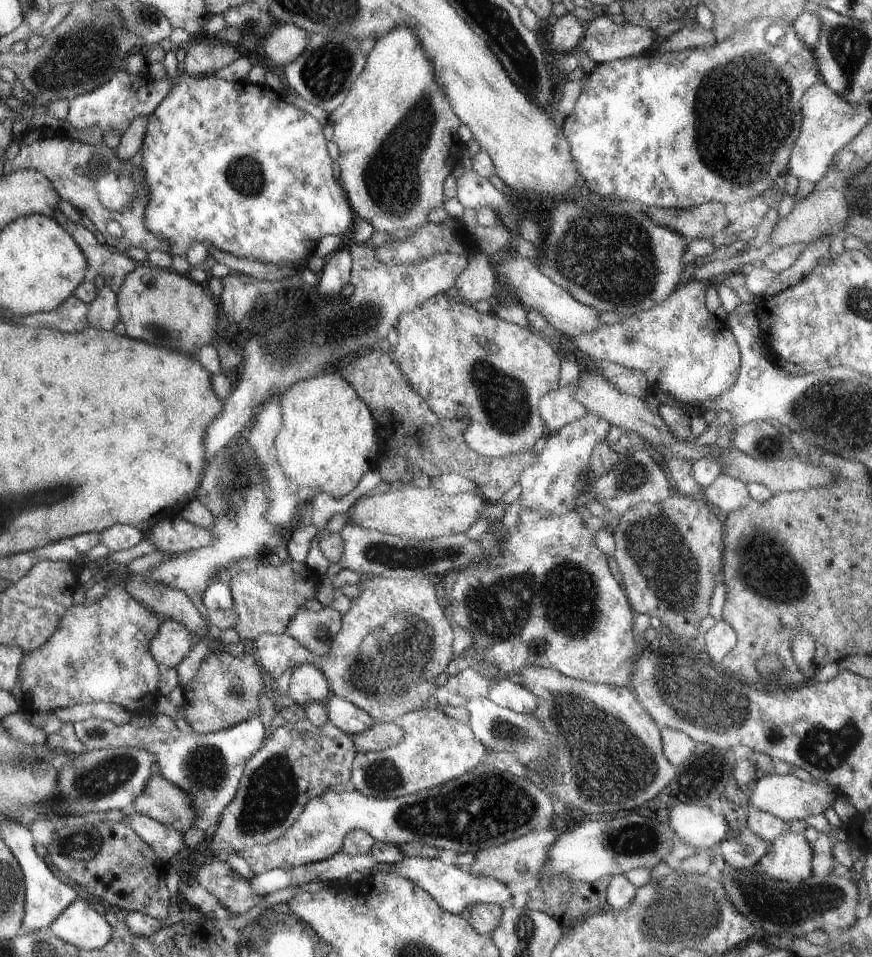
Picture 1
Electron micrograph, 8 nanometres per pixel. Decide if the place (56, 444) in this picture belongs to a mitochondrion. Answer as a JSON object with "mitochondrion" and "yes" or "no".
{"mitochondrion":"no"}

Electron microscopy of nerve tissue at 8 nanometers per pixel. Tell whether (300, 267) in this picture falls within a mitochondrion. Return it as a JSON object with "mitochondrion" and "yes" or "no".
{"mitochondrion":"no"}

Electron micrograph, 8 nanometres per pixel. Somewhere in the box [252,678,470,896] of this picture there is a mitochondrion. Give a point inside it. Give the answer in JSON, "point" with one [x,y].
{"point":[380,776]}

